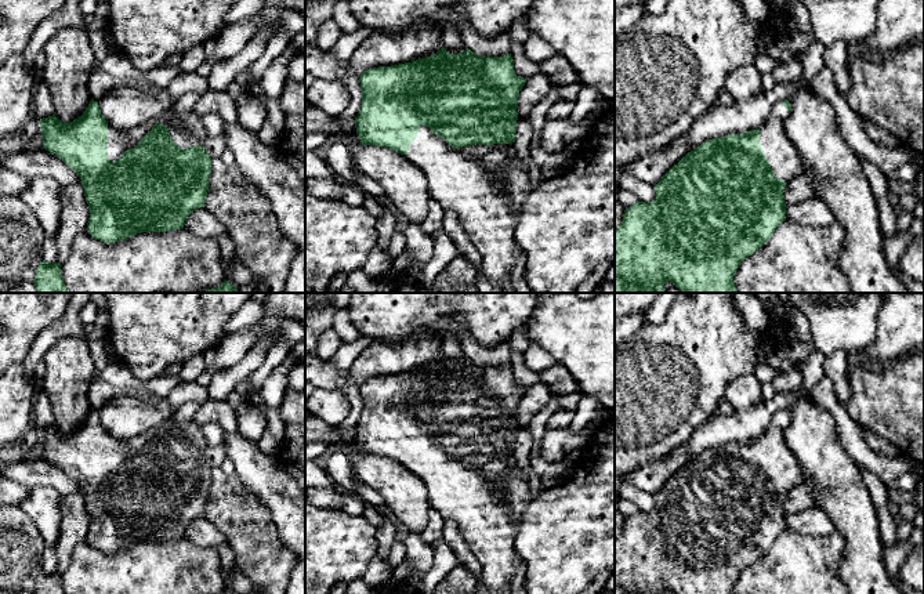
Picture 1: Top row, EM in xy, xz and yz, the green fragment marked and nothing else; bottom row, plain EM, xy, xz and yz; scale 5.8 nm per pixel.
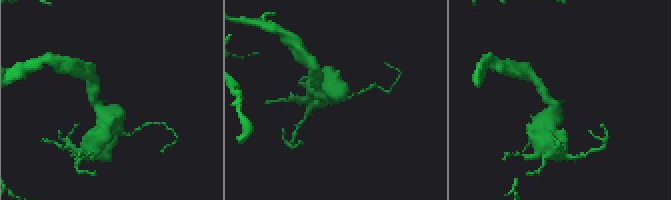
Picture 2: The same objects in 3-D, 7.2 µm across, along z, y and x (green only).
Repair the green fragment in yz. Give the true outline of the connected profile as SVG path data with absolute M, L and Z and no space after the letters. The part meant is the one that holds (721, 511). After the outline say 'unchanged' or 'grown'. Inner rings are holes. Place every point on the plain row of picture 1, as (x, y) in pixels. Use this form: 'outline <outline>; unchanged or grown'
outline M789 410L775 413L769 430L760 438L742 443L731 443L707 449L688 461L674 474L662 489L655 493L656 508L653 511L637 511L624 519L622 533L615 537L615 594L735 594L733 586L744 568L761 558L773 544L775 539L786 529L785 496L797 485L804 483L807 474L785 439L785 431L790 424Z; grown

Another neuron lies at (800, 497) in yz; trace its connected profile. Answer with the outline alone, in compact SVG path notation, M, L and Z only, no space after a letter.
M805 482L794 486L783 499L783 510L786 514L798 514L816 507L812 492Z

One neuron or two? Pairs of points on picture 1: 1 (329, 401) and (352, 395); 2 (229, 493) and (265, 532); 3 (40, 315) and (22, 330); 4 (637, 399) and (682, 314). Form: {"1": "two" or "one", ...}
{"1": "two", "2": "one", "3": "one", "4": "one"}

